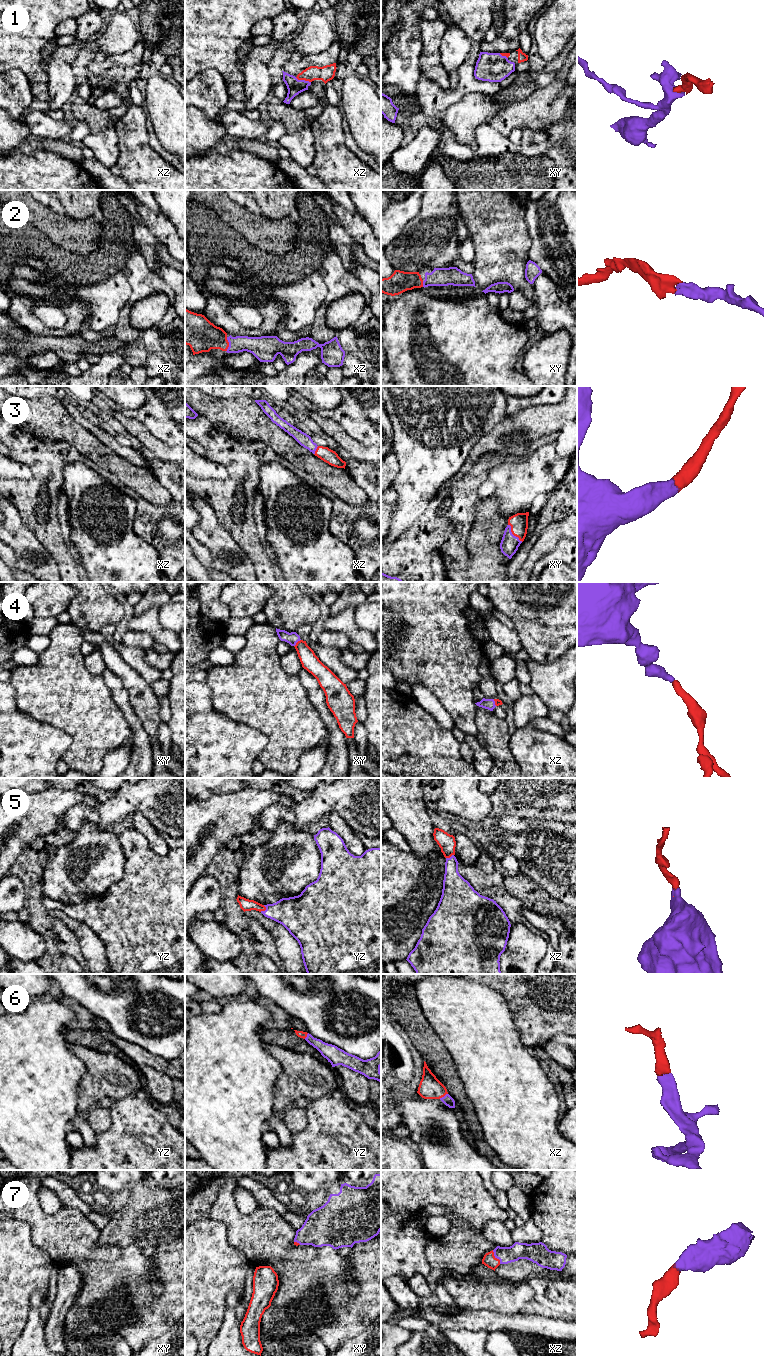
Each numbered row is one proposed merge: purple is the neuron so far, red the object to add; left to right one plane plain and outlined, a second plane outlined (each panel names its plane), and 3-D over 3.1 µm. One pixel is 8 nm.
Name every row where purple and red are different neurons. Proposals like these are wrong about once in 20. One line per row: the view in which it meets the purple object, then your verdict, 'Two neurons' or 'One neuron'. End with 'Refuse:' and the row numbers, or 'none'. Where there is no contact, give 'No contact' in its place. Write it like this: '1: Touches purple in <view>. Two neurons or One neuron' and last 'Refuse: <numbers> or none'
1: Touches purple in xz. One neuron
2: Touches purple in xz. One neuron
3: Touches purple in xy. One neuron
4: Touches purple in xy. One neuron
5: Touches purple in yz. One neuron
6: Touches purple in xz. One neuron
7: Touches purple in xz. One neuron
Refuse: none

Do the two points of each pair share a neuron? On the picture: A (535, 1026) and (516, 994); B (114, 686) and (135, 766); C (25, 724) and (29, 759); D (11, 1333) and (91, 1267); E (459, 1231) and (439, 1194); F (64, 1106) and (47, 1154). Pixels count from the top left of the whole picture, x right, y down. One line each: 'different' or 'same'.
A: same
B: same
C: same
D: different
E: different
F: same

